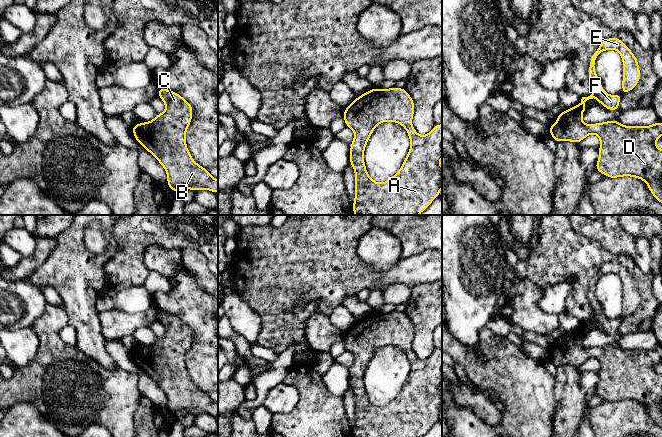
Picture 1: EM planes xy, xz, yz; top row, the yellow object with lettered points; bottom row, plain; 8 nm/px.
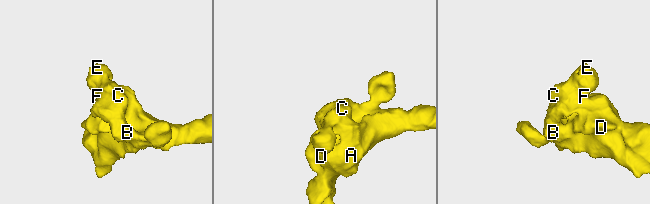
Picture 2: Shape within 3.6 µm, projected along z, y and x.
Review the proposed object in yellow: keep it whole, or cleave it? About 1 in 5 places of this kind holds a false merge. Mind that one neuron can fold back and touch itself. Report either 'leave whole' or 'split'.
leave whole

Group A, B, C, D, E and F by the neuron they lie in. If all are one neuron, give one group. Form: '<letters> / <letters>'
A B C D E F

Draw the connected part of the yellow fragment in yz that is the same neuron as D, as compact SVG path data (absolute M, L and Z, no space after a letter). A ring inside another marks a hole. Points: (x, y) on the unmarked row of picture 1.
M618 261L604 263L589 283L588 300L594 309L593 316L588 321L582 321L581 326L556 340L556 348L549 350L551 361L557 366L570 365L579 368L590 358L596 358L600 362L599 383L595 393L611 403L618 401L636 401L646 406L649 415L655 423L662 428L662 374L655 369L655 365L662 361L662 346L657 344L650 350L625 350L617 344L602 347L584 348L582 340L585 335L585 326L596 322L600 329L610 335L620 334L619 326L623 318L632 315L641 302L641 296L636 280ZM614 273L619 276L623 285L622 317L617 319L607 318L601 308L595 294L595 286L600 277Z

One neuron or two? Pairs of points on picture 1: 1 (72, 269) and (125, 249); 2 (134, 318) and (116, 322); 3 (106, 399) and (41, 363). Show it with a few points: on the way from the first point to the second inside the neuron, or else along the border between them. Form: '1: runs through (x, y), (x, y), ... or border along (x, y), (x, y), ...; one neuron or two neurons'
1: border along (112, 230), (117, 251), (105, 263), (104, 274); two neurons
2: runs through (130, 321), (120, 322); one neuron
3: runs through (90, 394), (72, 391), (57, 379); one neuron

